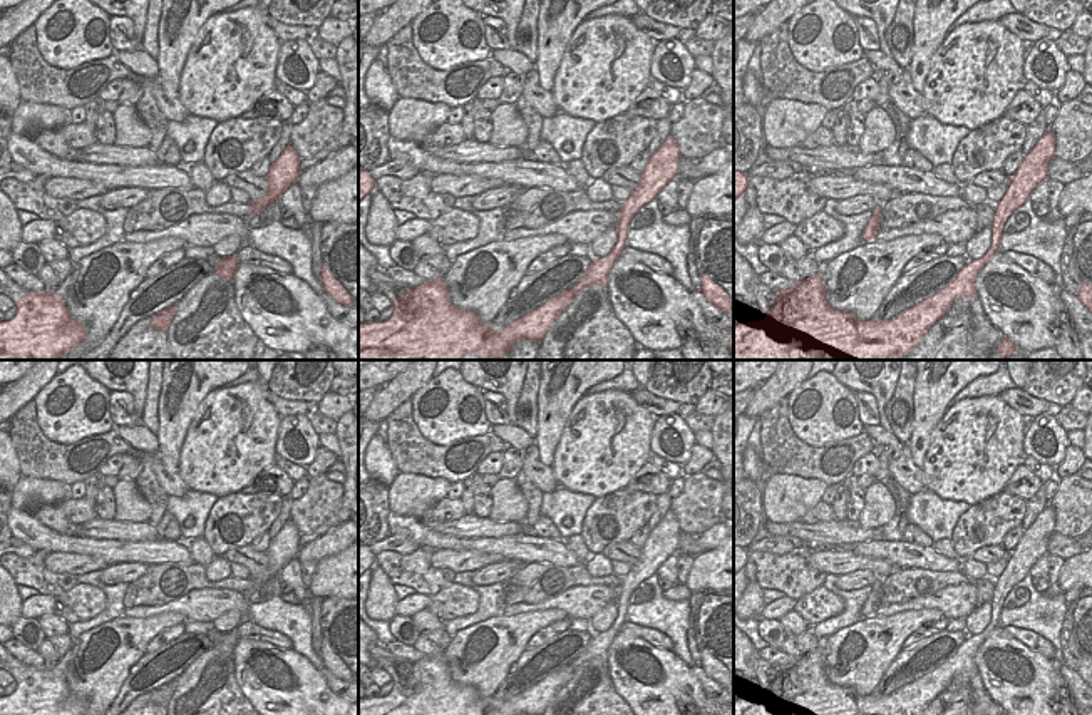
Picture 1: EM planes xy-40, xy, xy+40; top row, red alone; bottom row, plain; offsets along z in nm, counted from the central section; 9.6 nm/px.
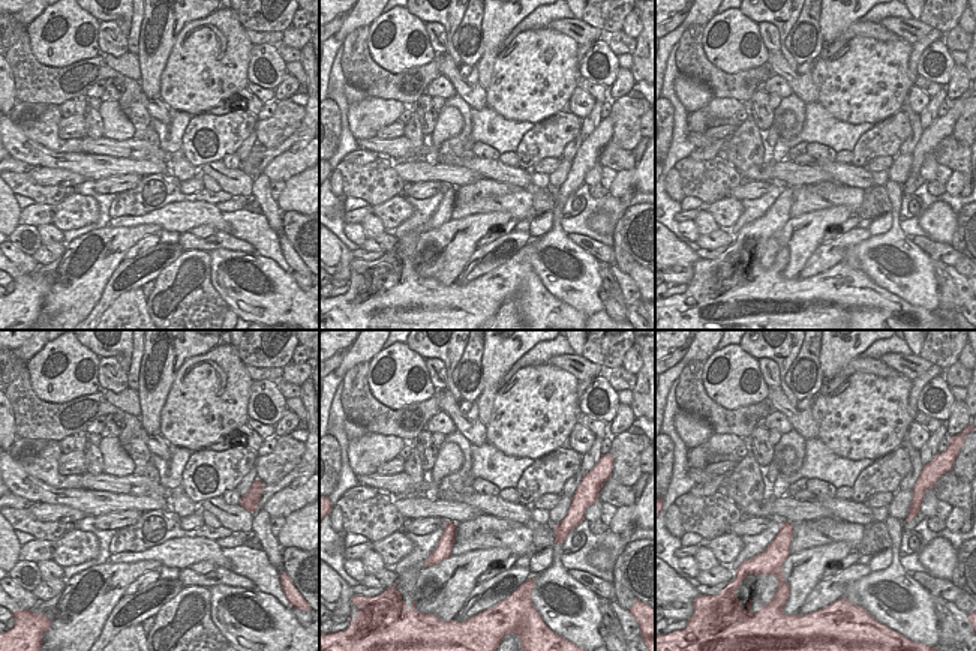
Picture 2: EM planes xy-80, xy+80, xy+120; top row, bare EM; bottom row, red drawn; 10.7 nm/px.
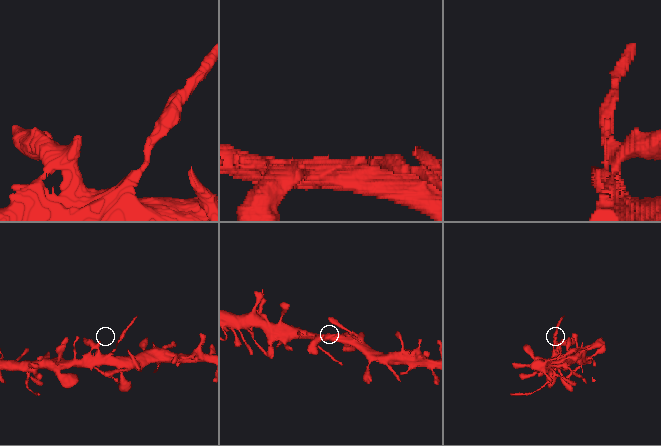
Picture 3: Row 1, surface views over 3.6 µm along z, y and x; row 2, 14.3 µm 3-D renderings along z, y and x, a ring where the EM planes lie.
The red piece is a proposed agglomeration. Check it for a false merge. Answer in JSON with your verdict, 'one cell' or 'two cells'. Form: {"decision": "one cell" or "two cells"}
{"decision": "two cells"}

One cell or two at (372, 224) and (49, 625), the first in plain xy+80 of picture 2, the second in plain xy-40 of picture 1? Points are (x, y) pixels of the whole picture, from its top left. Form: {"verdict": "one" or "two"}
{"verdict": "one"}

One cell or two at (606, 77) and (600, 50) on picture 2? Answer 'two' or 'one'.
one

